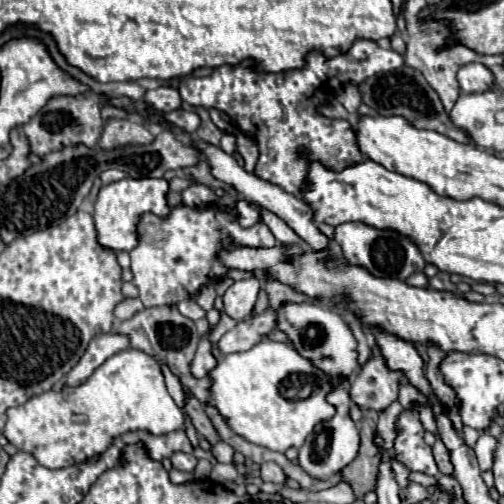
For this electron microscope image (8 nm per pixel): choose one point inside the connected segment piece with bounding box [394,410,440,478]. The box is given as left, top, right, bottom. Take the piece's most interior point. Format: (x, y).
(410, 449)

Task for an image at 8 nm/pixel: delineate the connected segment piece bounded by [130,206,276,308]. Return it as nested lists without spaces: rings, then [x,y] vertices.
[[[176,206],[166,220],[144,216],[138,224],[138,234],[140,240],[134,250],[130,250],[130,270],[134,274],[132,284],[138,288],[138,298],[146,308],[178,304],[180,300],[194,298],[202,286],[222,278],[228,268],[218,260],[218,250],[226,236],[232,236],[242,246],[270,248],[276,244],[276,238],[270,234],[266,224],[260,222],[242,228],[234,214],[222,212],[216,206],[200,210]]]

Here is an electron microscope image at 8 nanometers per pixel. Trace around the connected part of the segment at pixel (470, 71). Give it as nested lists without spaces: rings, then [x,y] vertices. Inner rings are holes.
[[[466,64],[458,72],[462,92],[486,92],[494,90],[494,76],[482,64]]]

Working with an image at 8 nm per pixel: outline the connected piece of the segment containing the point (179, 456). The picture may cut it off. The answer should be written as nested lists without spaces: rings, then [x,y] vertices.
[[[176,452],[172,454],[172,466],[178,468],[178,470],[186,470],[186,472],[192,472],[196,468],[196,458],[192,454],[184,454],[184,452]]]

